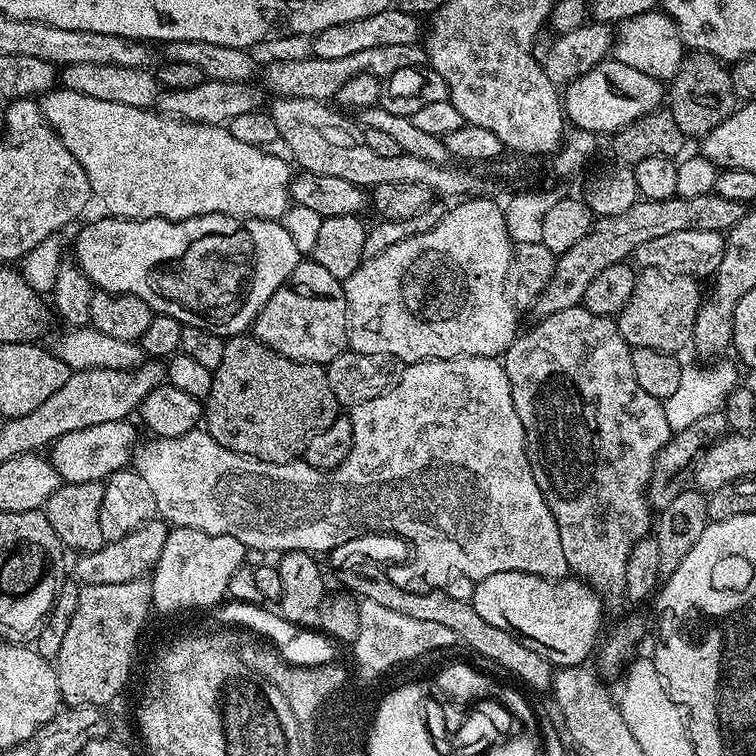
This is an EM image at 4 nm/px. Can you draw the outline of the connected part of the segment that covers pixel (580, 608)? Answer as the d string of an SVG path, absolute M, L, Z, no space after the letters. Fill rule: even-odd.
M529 572L490 574L490 578L475 585L470 603L478 618L519 636L534 654L542 654L542 658L560 668L583 665L591 652L593 655L601 635L602 597L579 578L547 580Z

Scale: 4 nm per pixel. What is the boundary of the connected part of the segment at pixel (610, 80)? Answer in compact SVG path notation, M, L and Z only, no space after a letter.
M615 58L603 60L601 64L594 66L594 70L586 70L586 74L582 74L576 80L569 82L562 92L565 117L575 127L597 134L619 132L620 129L630 126L638 118L657 111L663 105L660 104L663 100L665 103L666 88L661 81L650 78L650 74L642 74L642 70L634 70L634 66L626 66Z

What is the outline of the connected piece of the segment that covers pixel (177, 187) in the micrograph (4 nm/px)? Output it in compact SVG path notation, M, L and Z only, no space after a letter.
M63 86L43 93L39 106L44 121L62 138L66 150L78 158L82 170L86 170L93 197L104 203L103 211L121 220L145 220L155 216L164 220L185 220L215 212L280 220L283 212L290 208L293 165L283 155L271 156L271 151L238 142L227 127L178 120L156 110L122 106L122 102L102 102L100 98L86 98Z

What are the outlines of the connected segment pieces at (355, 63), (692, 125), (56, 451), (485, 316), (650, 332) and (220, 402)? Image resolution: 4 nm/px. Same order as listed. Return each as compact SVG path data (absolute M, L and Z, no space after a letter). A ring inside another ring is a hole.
M419 43L407 44L406 46L373 46L371 50L358 50L358 54L350 54L346 58L318 58L309 55L308 60L276 60L273 64L263 65L262 76L264 72L264 84L272 91L273 97L293 96L294 98L314 98L315 100L331 101L358 74L370 74L387 78L397 73L398 70L406 70L407 67L419 68L425 63L426 53Z
M689 51L670 81L670 104L671 100L672 117L685 138L703 138L710 134L714 126L726 122L738 107L729 65L705 52Z
M127 419L102 422L101 425L86 426L85 429L70 430L50 445L50 459L54 470L66 484L78 482L104 482L116 471L129 467L138 443L136 428Z
M464 198L459 201L457 208L449 207L444 217L434 226L434 230L426 230L426 234L418 234L414 238L406 238L402 242L394 242L382 254L370 256L363 260L350 274L348 280L343 281L346 302L348 303L348 342L351 351L358 354L386 354L398 358L400 363L407 366L416 364L420 360L454 360L458 356L491 356L503 357L504 351L515 342L518 335L516 328L516 308L508 297L508 268L514 264L514 245L510 234L506 230L506 218L504 209L492 200L480 200L484 198Z
M644 268L636 277L634 294L630 298L630 302L621 310L616 320L618 330L629 348L649 348L650 350L662 350L673 354L683 353L683 348L692 344L694 326L702 303L700 288L696 284L699 283L691 276L663 272L661 268Z
M241 334L224 340L221 364L212 373L210 394L202 408L202 424L214 442L226 446L226 450L234 450L262 462L285 464L287 460L303 457L307 443L319 431L326 430L326 426L330 426L341 412L342 405L334 398L334 390L330 390L327 367L291 360L255 336Z

